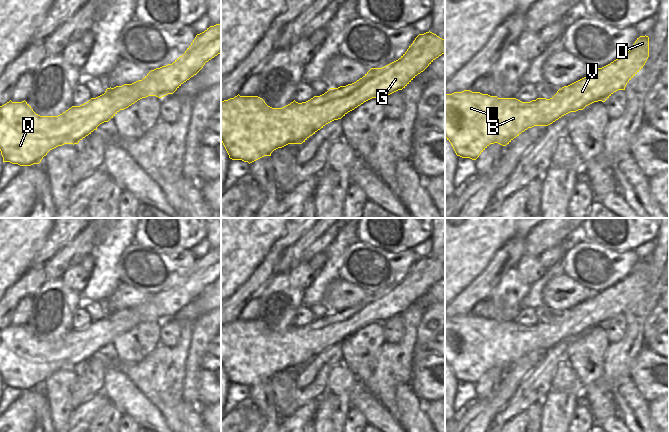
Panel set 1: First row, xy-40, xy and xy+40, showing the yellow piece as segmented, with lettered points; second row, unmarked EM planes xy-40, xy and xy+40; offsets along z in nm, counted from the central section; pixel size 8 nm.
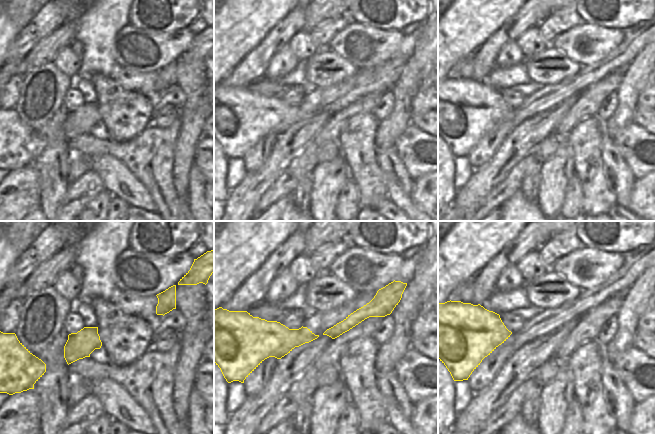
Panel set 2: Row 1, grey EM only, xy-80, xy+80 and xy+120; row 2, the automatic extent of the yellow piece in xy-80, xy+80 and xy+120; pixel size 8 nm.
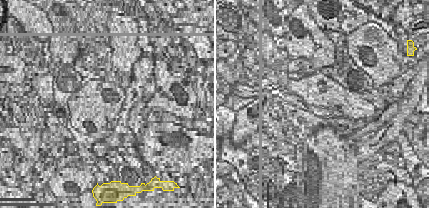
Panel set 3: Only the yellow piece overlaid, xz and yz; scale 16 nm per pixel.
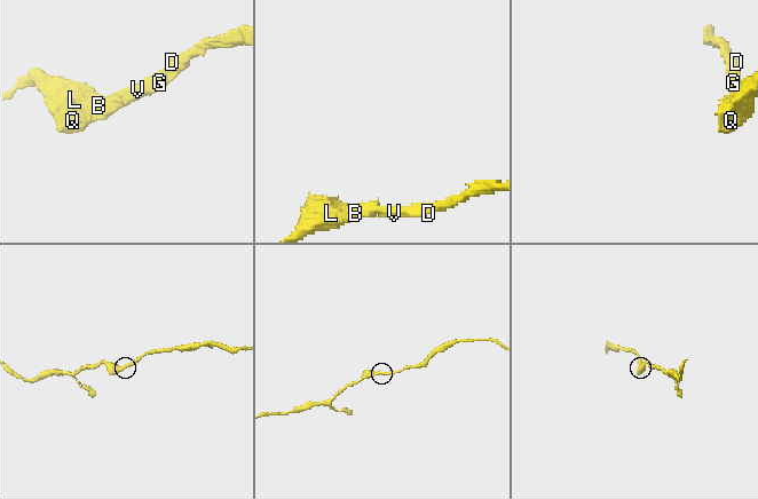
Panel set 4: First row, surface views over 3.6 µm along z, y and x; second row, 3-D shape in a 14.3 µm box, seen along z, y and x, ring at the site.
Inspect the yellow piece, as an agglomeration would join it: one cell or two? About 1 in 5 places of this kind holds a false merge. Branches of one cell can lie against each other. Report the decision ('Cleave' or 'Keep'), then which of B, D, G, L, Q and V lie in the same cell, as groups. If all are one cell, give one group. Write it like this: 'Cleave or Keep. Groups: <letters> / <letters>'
Keep. Groups: B D G L Q V

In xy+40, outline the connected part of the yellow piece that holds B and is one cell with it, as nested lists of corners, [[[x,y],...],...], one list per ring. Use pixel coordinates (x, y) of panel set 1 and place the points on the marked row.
[[[640,36],[626,54],[562,87],[550,99],[537,98],[522,102],[516,98],[498,98],[470,90],[445,93],[445,137],[457,156],[476,160],[490,144],[506,146],[528,128],[548,126],[570,112],[583,110],[594,102],[605,102],[614,92],[625,90],[627,83],[643,68],[648,57],[649,37]]]

